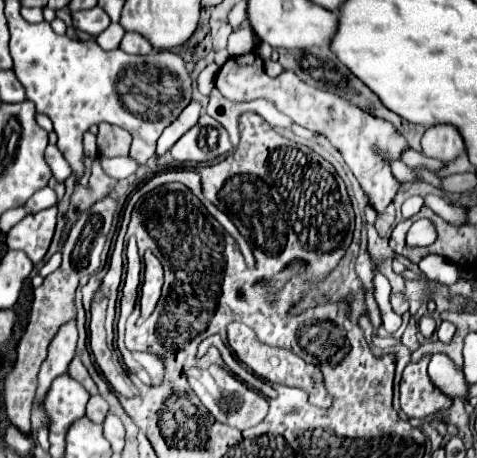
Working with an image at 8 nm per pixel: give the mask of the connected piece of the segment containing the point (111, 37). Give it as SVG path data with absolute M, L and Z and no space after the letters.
M111 23L99 37L97 37L97 43L103 47L103 49L117 49L121 39L125 35L125 29L119 25L119 23Z

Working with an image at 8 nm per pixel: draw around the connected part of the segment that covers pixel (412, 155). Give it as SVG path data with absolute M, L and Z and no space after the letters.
M409 147L407 151L403 151L401 161L403 161L407 167L423 167L423 169L439 169L439 167L443 167L441 161L429 159L429 157L425 157L423 153L417 153L417 151L411 149L411 147Z

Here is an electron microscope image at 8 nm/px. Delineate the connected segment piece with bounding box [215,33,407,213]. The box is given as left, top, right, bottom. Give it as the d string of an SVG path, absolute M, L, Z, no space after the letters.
M257 33L253 35L253 41L255 41L255 47L251 53L231 57L221 67L221 71L217 73L217 83L215 83L217 89L231 101L253 101L253 99L263 97L263 99L271 101L281 113L291 117L297 125L329 137L331 143L341 151L345 163L349 165L349 169L353 171L353 175L357 177L357 181L361 183L365 193L369 195L371 207L377 213L383 213L385 207L393 201L399 183L391 175L389 161L381 155L375 155L371 151L371 145L375 143L381 151L387 151L387 157L399 157L399 153L407 147L405 139L395 131L395 127L389 121L375 119L369 113L353 107L351 103L345 103L337 95L325 93L321 89L315 89L315 87L303 83L291 71L283 71L275 79L267 77L261 67L261 55L259 55L261 41L259 41Z

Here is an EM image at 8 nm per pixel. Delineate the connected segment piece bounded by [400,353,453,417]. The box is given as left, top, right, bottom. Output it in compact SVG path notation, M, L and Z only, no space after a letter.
M423 355L419 361L409 363L403 371L400 382L400 404L407 417L429 417L439 411L445 411L453 401L443 395L427 375L431 355Z

